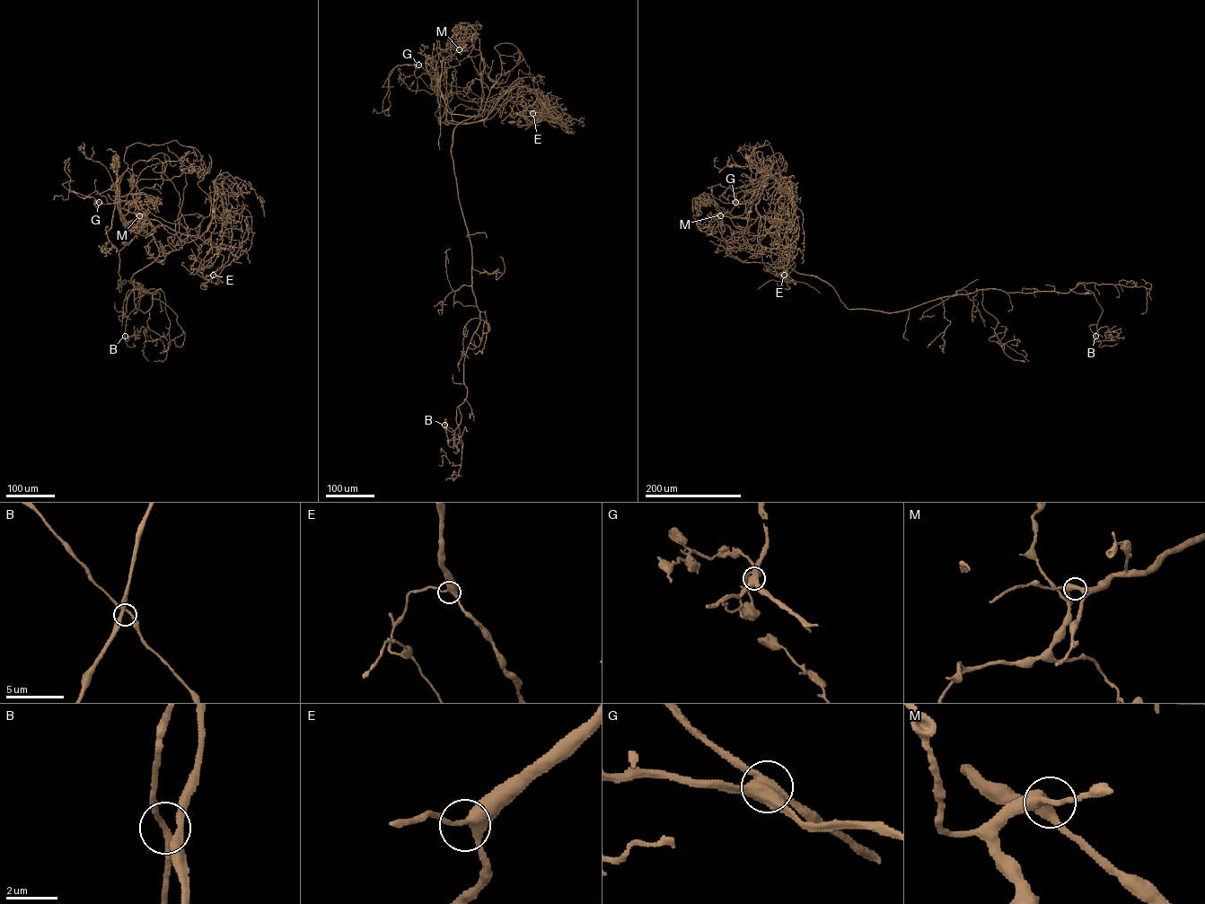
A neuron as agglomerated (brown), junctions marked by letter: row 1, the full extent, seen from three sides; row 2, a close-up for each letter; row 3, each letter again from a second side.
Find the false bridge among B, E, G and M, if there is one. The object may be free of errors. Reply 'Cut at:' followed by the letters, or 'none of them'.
Cut at: G

